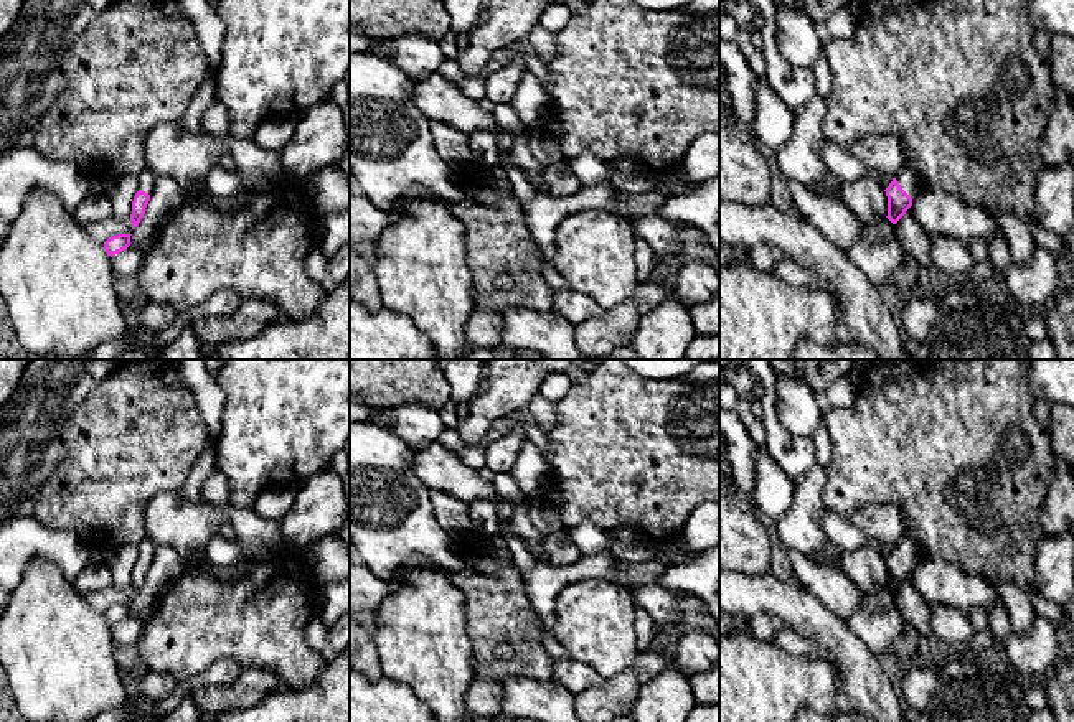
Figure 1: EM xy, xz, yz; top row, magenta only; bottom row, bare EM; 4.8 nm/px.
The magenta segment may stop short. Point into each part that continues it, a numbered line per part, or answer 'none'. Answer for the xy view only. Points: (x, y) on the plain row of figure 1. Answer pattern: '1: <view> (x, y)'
1: xy (146, 548)

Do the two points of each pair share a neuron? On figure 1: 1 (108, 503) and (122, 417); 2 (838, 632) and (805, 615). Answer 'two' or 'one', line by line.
1: one
2: one

